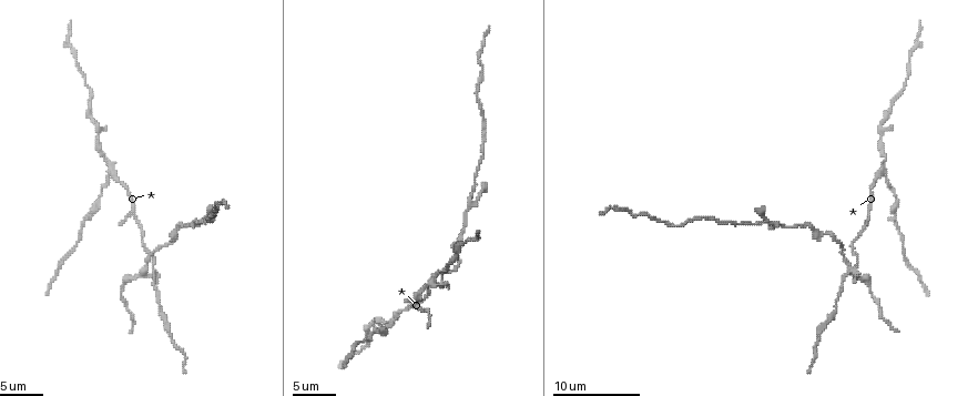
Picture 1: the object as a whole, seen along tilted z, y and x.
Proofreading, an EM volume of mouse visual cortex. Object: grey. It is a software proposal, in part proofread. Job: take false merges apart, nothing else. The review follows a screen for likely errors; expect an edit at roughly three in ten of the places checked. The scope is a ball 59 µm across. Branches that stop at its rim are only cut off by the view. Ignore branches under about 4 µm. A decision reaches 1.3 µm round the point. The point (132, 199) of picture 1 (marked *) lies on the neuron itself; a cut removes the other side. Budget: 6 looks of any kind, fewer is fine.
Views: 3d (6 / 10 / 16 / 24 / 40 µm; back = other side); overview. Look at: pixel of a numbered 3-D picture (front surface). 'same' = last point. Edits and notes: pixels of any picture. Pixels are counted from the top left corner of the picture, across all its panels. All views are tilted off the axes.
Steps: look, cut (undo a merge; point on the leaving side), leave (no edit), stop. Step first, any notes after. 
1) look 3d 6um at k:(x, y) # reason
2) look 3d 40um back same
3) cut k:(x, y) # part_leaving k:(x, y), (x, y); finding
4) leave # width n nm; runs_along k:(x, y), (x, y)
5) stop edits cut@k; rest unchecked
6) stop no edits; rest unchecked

look 3d 10um at 1:(880, 140) # sudden change in width

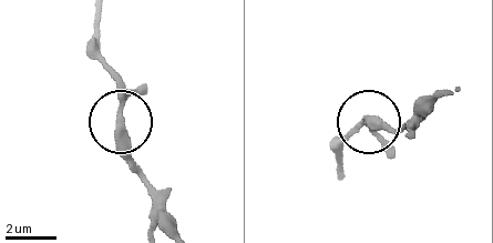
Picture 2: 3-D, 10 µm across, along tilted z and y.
leave # arms 3; runs_along 2:(176, 226), (130, 151), (122, 81), (111, 64); continuous, no second neuron

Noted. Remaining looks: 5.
look 3d 10um at 1:(883, 174) # two arms in line, one across

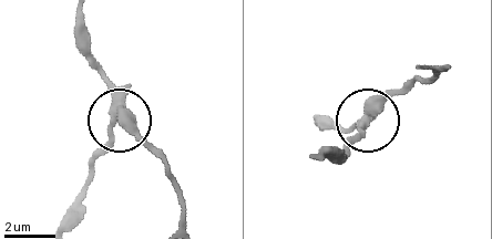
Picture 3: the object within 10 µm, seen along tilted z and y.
cut 3:(110, 138) # arms 3; part_leaving 3:(120, 106), (110, 143), (93, 163), (82, 208), (71, 220); two neurons meet here

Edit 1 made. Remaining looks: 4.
look 3d 16um at 1:(835, 309)

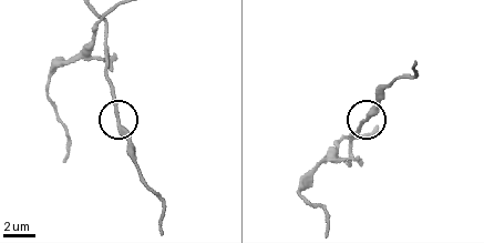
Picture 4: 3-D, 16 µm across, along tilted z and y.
look 3d 6um at 4:(368, 119)

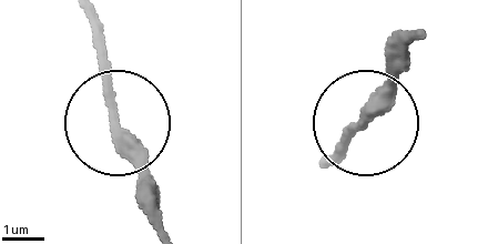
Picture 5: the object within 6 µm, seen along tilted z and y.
leave # runs_along 5:(328, 161), (402, 44); continuous, no second neuron

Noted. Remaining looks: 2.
stop edits cut@3; rest unchecked

